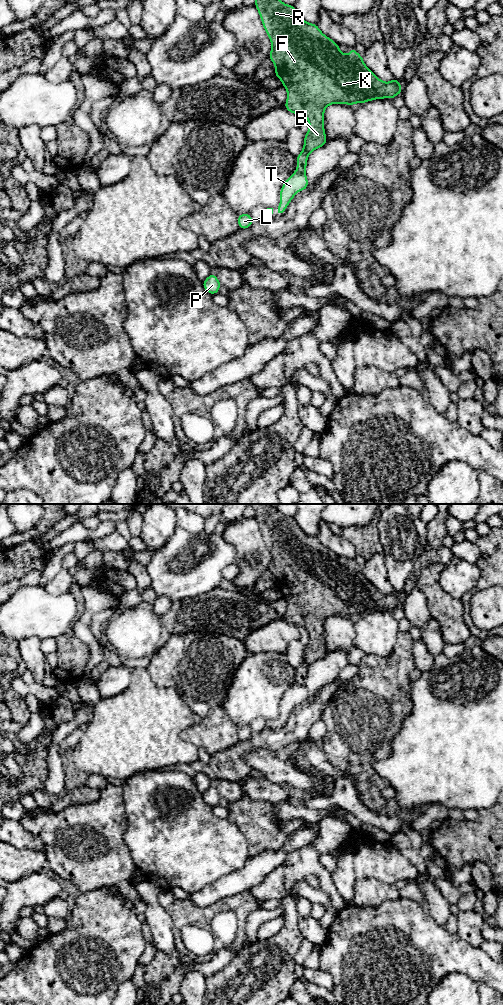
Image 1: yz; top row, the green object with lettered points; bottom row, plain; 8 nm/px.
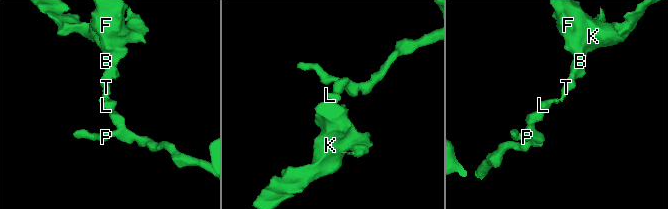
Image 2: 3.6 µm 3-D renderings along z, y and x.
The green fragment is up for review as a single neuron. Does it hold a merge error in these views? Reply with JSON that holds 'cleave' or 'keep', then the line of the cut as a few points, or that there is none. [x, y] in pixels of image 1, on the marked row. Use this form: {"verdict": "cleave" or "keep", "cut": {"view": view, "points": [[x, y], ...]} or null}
{"verdict": "cleave", "cut": {"view": "yz", "points": [[296, 169], [304, 173]]}}

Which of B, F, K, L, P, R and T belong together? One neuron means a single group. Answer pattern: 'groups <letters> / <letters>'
groups B F K R / L P T

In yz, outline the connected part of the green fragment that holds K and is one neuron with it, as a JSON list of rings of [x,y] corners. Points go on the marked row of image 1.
[[[255,0],[263,27],[271,41],[268,57],[275,66],[275,76],[287,90],[284,107],[293,114],[301,114],[309,123],[304,146],[297,156],[297,171],[306,173],[311,152],[324,146],[327,137],[324,129],[324,112],[331,104],[354,105],[375,99],[393,99],[402,93],[400,82],[380,80],[363,62],[363,56],[351,47],[349,55],[342,53],[339,45],[324,35],[317,24],[306,22],[294,6],[281,0]]]

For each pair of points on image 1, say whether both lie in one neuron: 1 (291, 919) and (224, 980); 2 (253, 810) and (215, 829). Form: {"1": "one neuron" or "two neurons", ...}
{"1": "one neuron", "2": "two neurons"}

